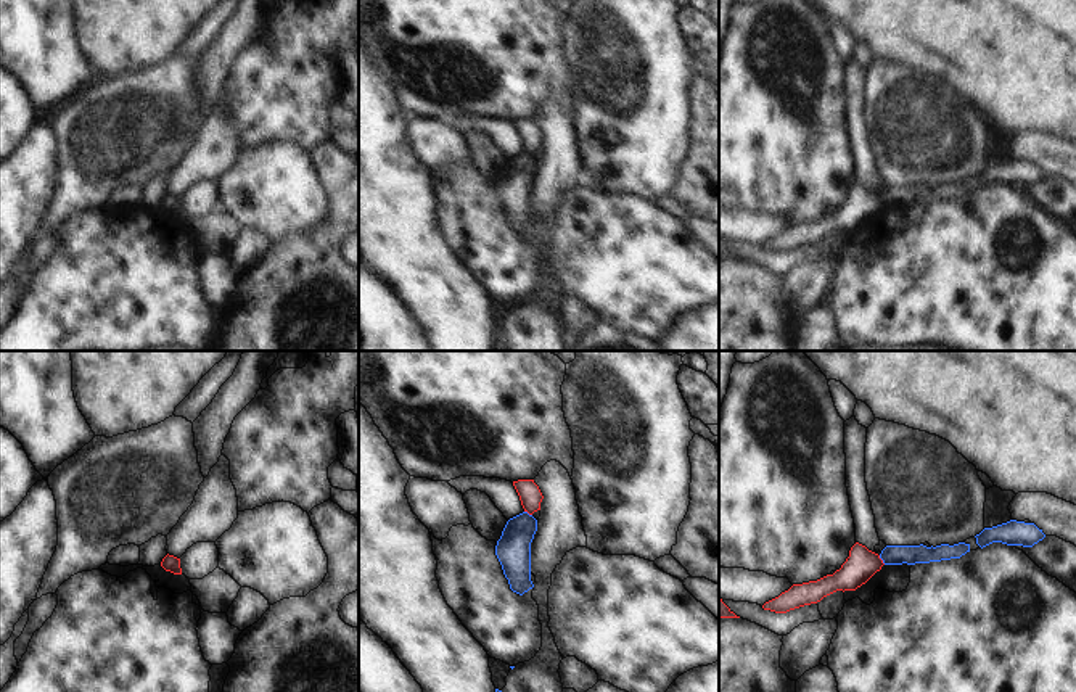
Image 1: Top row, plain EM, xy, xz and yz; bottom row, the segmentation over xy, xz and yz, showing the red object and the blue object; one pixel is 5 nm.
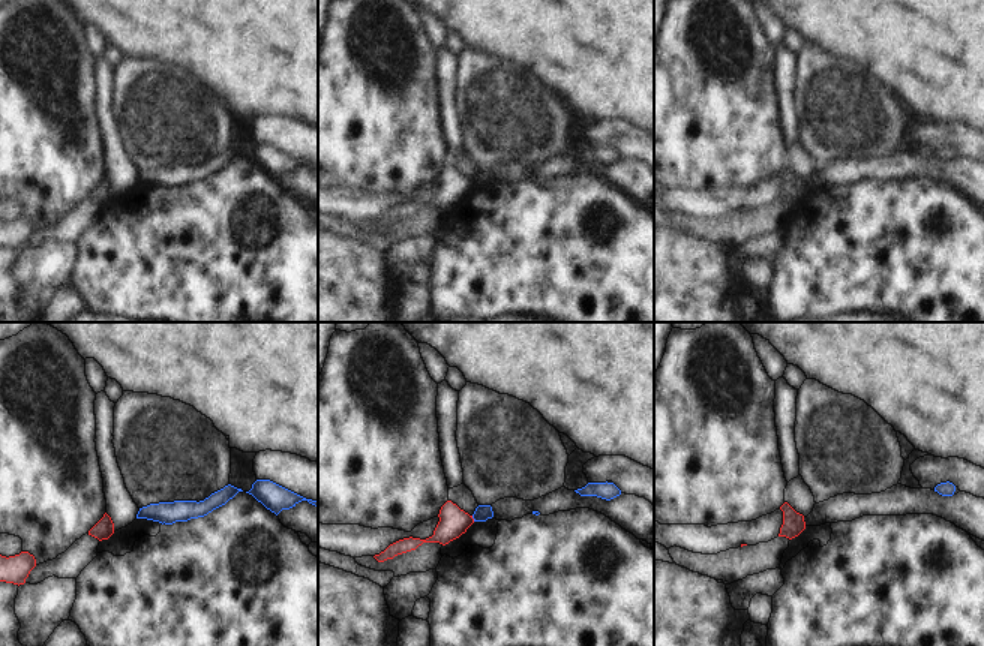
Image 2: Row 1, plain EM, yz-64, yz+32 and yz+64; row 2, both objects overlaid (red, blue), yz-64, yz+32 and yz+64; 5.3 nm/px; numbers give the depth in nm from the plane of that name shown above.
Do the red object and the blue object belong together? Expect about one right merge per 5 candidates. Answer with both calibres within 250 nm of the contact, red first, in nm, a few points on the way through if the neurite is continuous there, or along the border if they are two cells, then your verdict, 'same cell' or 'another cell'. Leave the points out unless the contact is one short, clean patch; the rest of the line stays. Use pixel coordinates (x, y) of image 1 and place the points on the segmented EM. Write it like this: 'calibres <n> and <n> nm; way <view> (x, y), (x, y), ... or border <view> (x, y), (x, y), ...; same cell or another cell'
calibres 160 and 100 nm; border yz (878, 556), (885, 564); another cell

